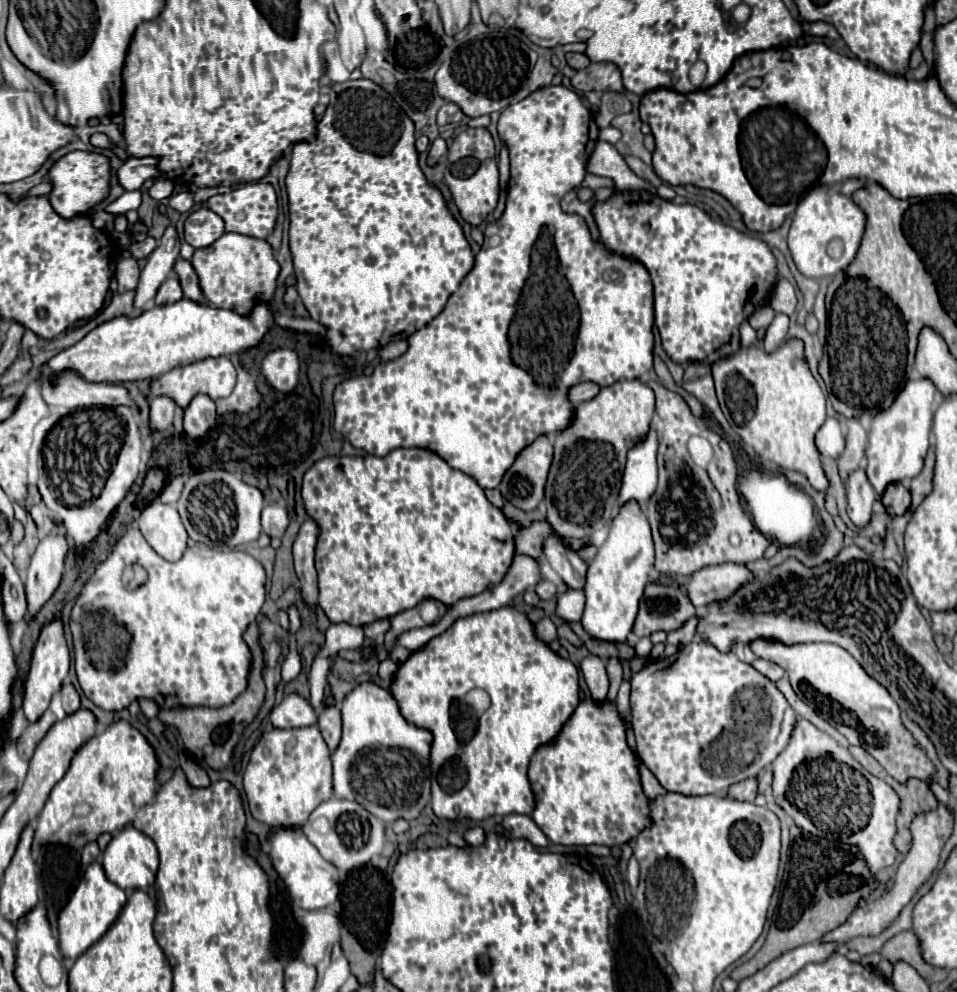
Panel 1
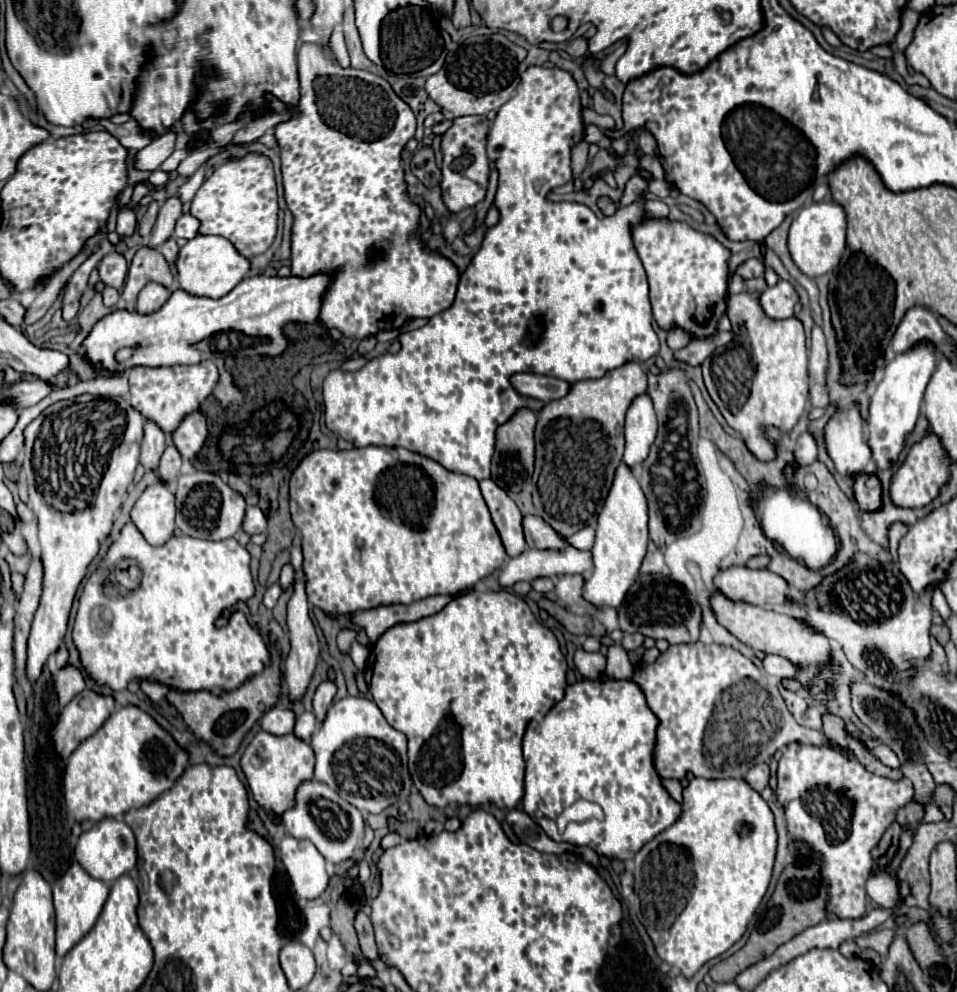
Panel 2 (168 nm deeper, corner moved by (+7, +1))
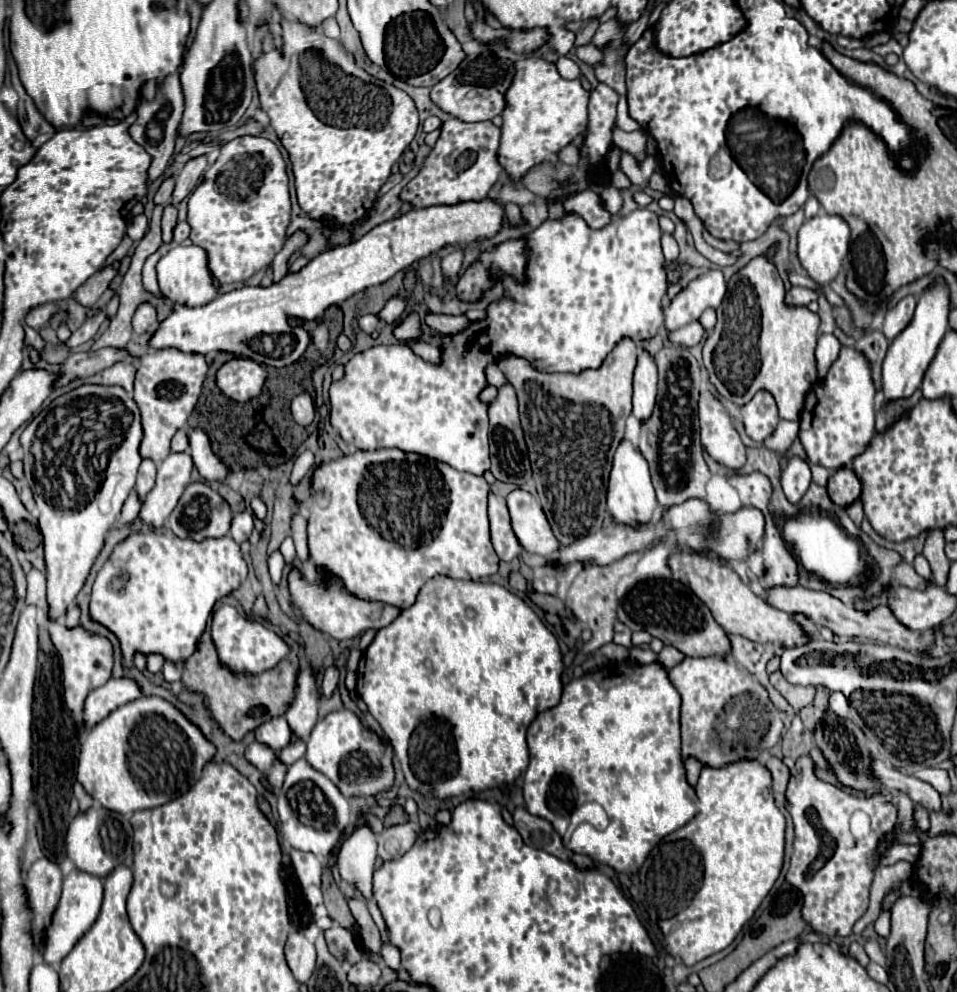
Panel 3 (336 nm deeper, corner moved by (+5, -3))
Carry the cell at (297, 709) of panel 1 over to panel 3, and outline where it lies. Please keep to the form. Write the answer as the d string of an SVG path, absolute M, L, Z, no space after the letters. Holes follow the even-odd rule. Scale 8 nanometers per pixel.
M277 716L255 730L255 738L261 744L267 744L269 748L273 748L277 752L283 750L291 742L291 736L293 736L293 732L291 732L285 716Z

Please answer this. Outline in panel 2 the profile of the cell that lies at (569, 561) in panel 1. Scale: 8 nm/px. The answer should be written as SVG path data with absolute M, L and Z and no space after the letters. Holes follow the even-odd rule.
M533 514L523 516L523 532L525 532L525 542L529 548L537 548L537 550L565 548L563 538L541 516L533 516Z

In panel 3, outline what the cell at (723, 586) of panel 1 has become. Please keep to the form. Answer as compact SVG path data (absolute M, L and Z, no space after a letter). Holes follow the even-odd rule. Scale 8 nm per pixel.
M773 586L767 590L765 600L767 600L767 604L771 604L771 606L775 606L787 614L803 614L817 628L829 628L839 638L851 638L851 636L871 638L871 640L879 640L879 642L889 644L889 646L899 646L899 648L909 650L913 654L925 654L925 650L933 644L933 632L931 630L911 634L911 630L907 630L905 626L899 626L899 622L895 622L895 618L891 618L891 610L887 610L887 606L877 606L869 614L863 614L855 608L845 606L841 600L829 596L827 592L809 590L803 586Z

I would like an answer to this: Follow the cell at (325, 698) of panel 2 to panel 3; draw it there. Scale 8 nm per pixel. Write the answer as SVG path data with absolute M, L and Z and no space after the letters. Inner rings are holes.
M335 666L327 668L327 670L325 670L325 676L323 676L323 682L321 682L321 692L323 692L325 698L329 698L329 696L335 692L337 682L339 682L339 672L337 672L337 668L335 668Z

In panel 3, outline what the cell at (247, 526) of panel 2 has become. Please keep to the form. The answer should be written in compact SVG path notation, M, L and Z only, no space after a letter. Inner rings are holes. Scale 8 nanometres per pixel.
M245 510L241 514L235 514L233 518L233 524L231 524L231 538L235 538L235 542L245 542L249 538L249 534L253 532L253 512L251 510Z

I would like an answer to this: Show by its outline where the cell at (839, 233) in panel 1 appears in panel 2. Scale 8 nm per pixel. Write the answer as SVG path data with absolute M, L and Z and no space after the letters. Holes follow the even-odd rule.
M813 202L801 208L789 230L789 250L793 262L809 278L817 278L833 270L845 250L845 212L835 202Z

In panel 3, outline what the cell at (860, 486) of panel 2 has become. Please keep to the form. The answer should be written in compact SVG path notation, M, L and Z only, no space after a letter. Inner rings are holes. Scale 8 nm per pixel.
M841 468L829 478L827 490L835 504L847 508L861 496L861 480L851 468Z

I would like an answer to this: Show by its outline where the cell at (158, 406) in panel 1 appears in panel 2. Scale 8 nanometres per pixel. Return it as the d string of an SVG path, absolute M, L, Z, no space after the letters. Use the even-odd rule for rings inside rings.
M147 420L145 424L145 436L143 436L143 444L141 444L141 466L145 470L151 470L157 474L159 468L159 458L165 450L165 434L159 426L155 426L151 420Z

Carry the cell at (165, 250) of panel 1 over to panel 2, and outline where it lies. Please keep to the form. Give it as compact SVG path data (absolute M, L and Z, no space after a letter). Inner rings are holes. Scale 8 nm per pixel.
M171 196L165 200L165 204L161 206L159 210L159 216L157 216L157 222L155 222L155 228L149 236L149 246L151 248L157 248L159 244L163 244L171 234L173 234L173 228L175 228L175 222L177 218L183 214L181 212L181 200L177 196Z

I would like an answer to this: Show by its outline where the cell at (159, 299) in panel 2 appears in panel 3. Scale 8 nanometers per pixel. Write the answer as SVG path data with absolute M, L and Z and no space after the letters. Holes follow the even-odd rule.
M149 302L139 304L139 308L135 310L135 316L133 316L133 328L135 328L135 332L141 334L141 332L149 330L149 326L155 324L155 322L157 322L157 310Z

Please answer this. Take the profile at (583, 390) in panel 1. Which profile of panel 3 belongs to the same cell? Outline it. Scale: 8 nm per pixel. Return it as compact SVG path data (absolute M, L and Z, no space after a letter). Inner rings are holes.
M497 364L487 366L487 382L489 382L491 386L495 386L495 388L501 388L501 386L507 384L507 378L505 378L505 374L499 370Z

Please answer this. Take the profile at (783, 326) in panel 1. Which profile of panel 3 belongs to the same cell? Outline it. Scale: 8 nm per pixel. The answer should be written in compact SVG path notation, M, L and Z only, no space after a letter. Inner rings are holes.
M791 286L785 294L785 304L787 306L807 306L811 300L817 300L817 292L807 290L807 288L799 288L799 286Z

